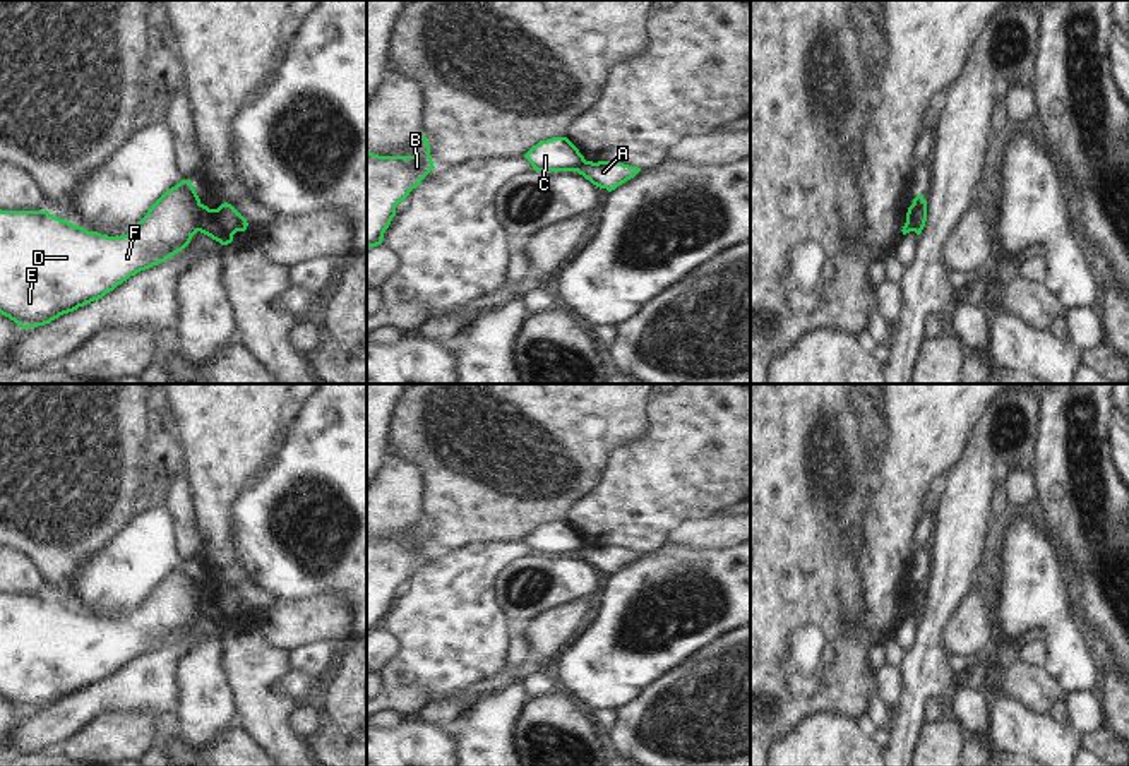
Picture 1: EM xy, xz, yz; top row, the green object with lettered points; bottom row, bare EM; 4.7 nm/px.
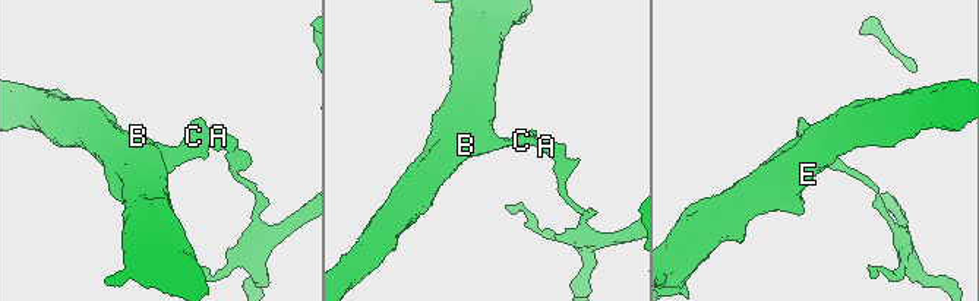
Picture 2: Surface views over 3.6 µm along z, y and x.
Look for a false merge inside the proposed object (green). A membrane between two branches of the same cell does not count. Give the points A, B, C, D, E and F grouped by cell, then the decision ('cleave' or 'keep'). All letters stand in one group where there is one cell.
A / B C D E F | cleave

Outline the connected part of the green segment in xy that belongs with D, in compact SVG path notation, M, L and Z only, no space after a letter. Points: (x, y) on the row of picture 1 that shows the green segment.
M182 180L122 236L87 231L48 211L0 209L0 314L27 329L103 298L130 276L182 252L199 231L199 204L192 180Z

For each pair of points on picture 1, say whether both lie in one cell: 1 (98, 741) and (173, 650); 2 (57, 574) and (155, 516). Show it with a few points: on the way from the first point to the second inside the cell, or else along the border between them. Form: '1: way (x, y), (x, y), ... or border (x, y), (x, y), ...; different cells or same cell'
1: border (156, 715), (143, 712), (100, 712), (84, 725); different cells
2: border (131, 518), (83, 566), (77, 578); different cells

